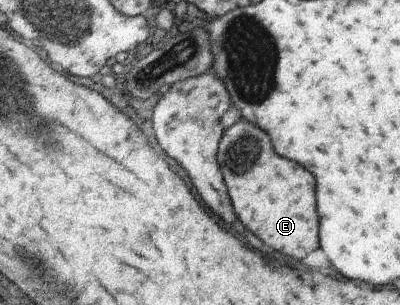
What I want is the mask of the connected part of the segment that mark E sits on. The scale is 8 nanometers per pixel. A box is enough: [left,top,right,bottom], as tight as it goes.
[216,118,318,258]

